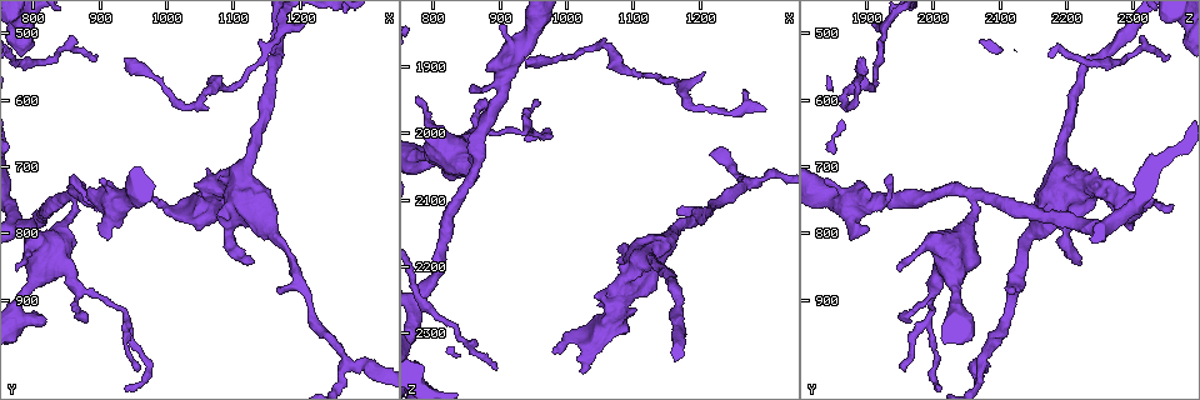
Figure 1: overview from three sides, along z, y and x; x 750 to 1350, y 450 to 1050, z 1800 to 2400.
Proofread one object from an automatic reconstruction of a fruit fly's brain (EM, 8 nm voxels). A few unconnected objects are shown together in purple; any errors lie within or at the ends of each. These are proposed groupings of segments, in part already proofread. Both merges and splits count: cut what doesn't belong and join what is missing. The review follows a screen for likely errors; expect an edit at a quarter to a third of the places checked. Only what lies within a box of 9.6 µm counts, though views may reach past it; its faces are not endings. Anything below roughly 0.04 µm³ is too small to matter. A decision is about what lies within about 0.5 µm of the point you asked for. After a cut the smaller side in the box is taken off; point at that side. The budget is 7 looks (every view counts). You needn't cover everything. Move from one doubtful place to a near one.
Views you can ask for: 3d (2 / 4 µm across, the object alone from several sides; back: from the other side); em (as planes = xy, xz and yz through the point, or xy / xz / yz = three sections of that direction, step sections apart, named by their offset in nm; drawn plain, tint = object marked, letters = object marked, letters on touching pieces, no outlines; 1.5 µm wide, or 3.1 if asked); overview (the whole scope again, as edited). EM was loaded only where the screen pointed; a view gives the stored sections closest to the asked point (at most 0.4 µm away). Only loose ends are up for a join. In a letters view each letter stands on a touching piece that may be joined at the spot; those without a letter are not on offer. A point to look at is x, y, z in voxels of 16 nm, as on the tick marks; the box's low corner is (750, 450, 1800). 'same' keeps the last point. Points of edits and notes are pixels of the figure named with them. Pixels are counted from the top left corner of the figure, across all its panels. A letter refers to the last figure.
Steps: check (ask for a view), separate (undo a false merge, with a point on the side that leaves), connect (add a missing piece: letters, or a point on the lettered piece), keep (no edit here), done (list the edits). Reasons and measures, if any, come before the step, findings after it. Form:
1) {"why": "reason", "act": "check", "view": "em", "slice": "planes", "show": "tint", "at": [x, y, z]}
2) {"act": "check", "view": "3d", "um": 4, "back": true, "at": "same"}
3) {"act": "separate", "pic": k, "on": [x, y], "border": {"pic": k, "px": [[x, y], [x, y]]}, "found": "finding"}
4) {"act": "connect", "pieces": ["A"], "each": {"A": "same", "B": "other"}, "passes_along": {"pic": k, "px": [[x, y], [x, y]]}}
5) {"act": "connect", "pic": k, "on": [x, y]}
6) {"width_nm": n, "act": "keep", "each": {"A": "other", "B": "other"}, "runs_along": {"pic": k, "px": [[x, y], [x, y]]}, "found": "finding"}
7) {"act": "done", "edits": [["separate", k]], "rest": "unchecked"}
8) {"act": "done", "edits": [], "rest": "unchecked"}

{"why": "arms part here", "act": "check", "view": "em", "slice": "xy", "step": 4, "show": "tint", "at": [860, 745, 2060]}

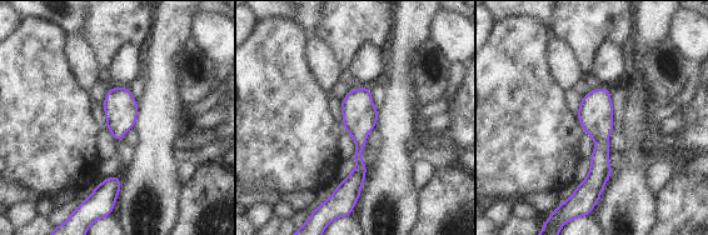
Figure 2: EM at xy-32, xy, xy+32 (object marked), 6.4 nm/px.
{"act": "check", "view": "em", "slice": "planes", "show": "letters", "at": "same"}

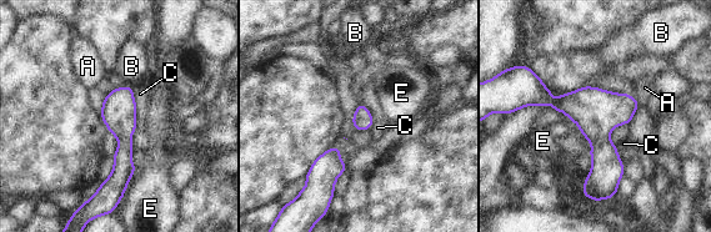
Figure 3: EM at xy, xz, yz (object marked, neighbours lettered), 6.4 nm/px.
{"longest_contact_nm": ["B", 500], "act": "keep", "each": {"A": "other", "B": "other", "C": "other", "E": "other"}, "runs_along": {"pic": 3, "px": [[535, 80], [597, 132], [592, 193]]}, "found": "one cell here"}

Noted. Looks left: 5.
{"why": "thick end", "act": "check", "view": "em", "slice": "planes", "show": "letters", "at": [905, 800, 1905]}

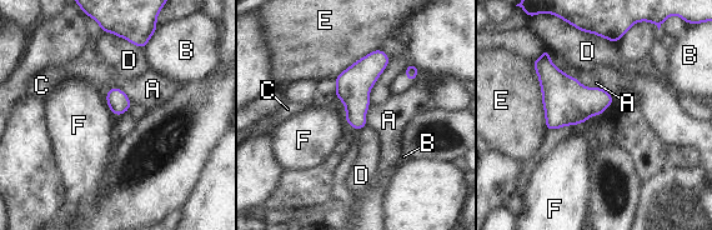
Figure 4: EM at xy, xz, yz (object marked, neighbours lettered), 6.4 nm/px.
{"act": "keep", "each": {"A": "other", "B": "other", "C": "other", "D": "other", "E": "other", "F": "other"}, "border": {"pic": 4, "px": [[104, 31], [116, 34], [143, 49]]}, "found": "none of them fits"}

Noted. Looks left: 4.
{"why": "sharp bend", "act": "check", "view": "3d", "um": 4, "back": true, "at": [1035, 610, 1875]}

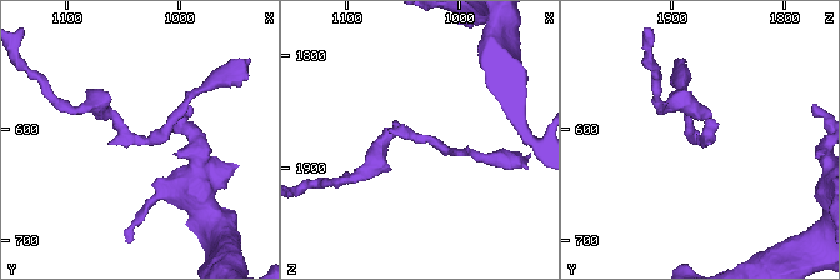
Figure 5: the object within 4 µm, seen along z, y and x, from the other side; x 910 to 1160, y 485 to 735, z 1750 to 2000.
{"why": "now the EM", "act": "check", "view": "em", "slice": "planes", "show": "tint", "at": [1034, 612, 1874]}

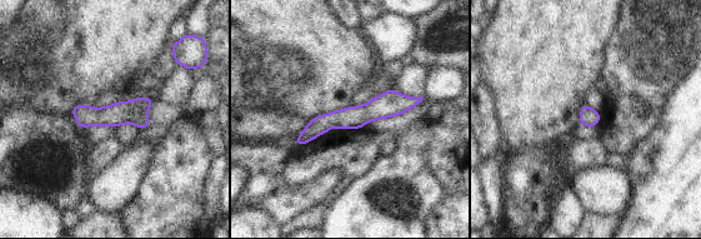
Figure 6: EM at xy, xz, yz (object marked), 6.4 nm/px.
{"why": "what lies round it", "act": "check", "view": "em", "slice": "planes", "show": "letters", "at": "same"}

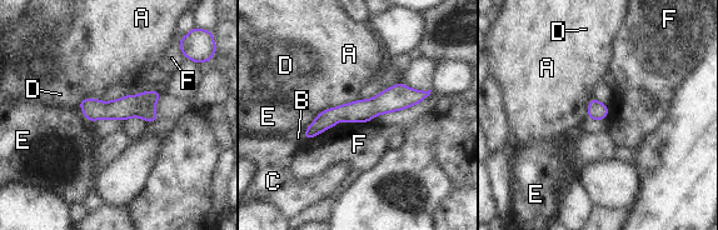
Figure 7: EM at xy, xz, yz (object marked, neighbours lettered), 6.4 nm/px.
{"width_nm": 120, "act": "keep", "each": {"A": "other", "B": "other", "C": "other", "D": "other", "E": "other", "F": "other"}, "found": "one cell here"}

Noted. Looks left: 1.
{"act": "done", "edits": [], "rest": "unchecked"}

